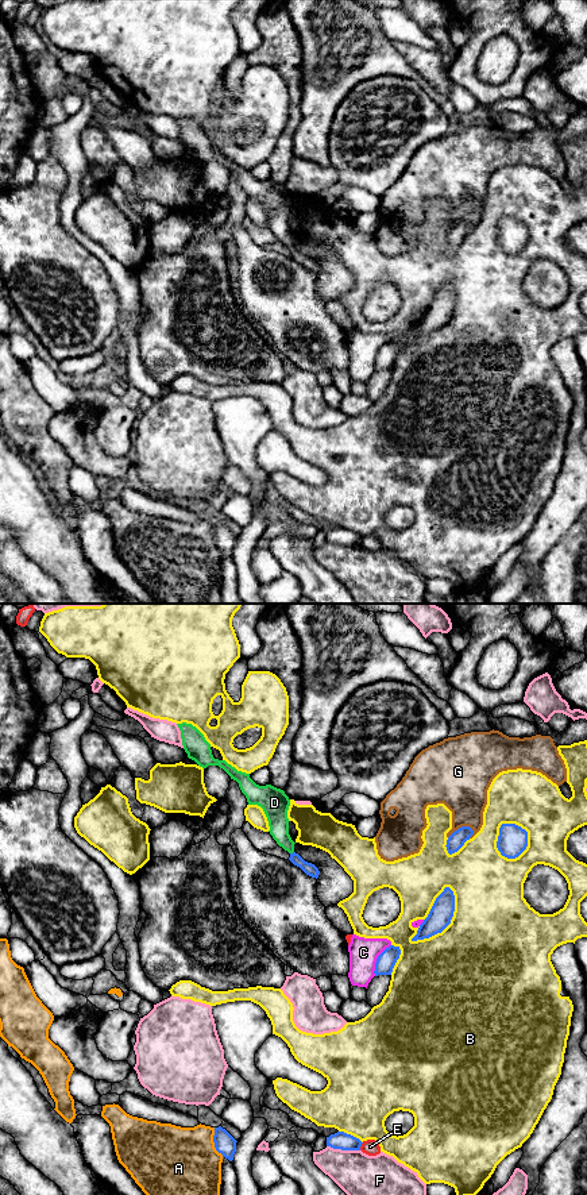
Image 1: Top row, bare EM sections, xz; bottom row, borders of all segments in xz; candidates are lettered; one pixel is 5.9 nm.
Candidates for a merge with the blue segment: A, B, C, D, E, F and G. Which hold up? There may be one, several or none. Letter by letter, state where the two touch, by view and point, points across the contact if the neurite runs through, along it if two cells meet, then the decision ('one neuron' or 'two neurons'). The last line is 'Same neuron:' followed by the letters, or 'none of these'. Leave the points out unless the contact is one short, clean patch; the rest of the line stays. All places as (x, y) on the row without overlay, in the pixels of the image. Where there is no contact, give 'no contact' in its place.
A: contact xz (213, 536); two neurons
B: contact xz (448, 319); two neurons
C: contact xz (377, 355); two neurons
D: contact xz (293, 247); way xz (309, 263), (293, 247), (280, 228), (277, 209); one neuron
E: contact xz (360, 540); two neurons
F: contact xz (343, 544); two neurons
G: contact xz (462, 222); two neurons
Same neuron: D

